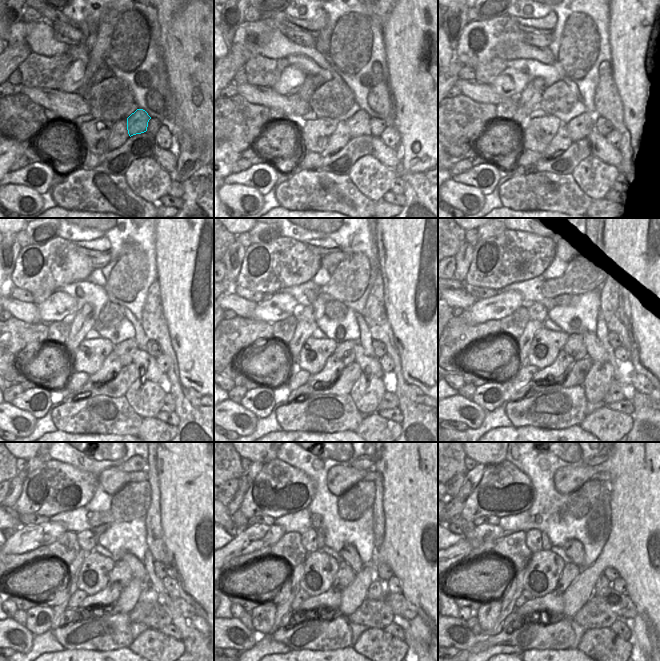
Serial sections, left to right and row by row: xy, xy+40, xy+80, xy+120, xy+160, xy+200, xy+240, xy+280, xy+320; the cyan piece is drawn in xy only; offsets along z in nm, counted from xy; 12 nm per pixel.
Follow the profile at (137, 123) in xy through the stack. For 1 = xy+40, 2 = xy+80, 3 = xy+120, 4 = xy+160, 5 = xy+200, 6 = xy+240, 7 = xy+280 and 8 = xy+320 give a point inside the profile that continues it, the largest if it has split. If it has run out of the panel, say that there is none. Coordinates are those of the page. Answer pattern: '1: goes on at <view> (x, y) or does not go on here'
1: goes on at xy+40 (359, 124)
2: goes on at xy+80 (579, 127)
3: goes on at xy+120 (125, 350)
4: goes on at xy+160 (345, 351)
5: goes on at xy+200 (574, 347)
6: goes on at xy+240 (121, 573)
7: goes on at xy+280 (345, 575)
8: goes on at xy+320 (571, 571)

